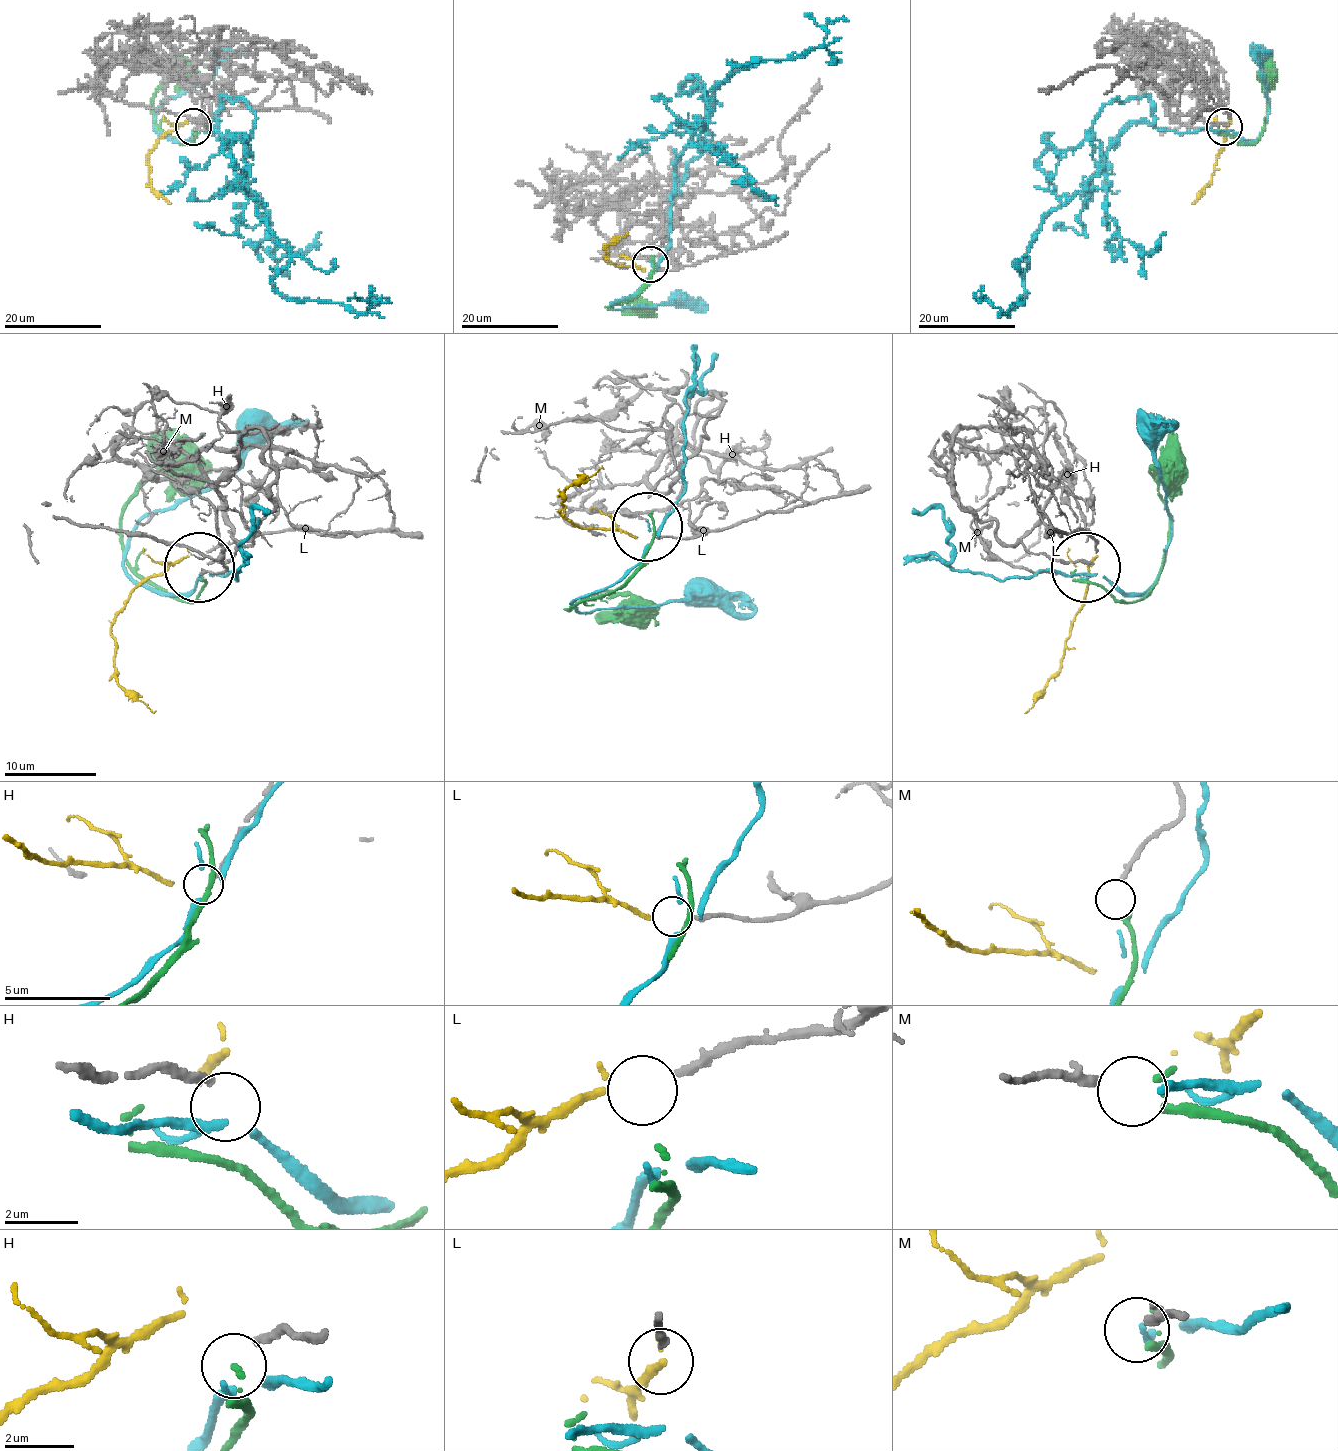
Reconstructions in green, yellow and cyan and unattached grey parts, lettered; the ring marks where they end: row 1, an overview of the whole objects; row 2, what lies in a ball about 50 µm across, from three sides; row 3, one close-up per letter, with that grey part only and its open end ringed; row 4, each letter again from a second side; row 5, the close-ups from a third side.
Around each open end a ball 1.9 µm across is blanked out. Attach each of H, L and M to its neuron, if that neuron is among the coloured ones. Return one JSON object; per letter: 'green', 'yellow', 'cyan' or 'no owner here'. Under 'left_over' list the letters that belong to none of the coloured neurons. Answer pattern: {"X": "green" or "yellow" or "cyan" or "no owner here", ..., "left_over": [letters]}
{"H": "no owner here", "L": "yellow", "M": "green", "left_over": ["H"]}

